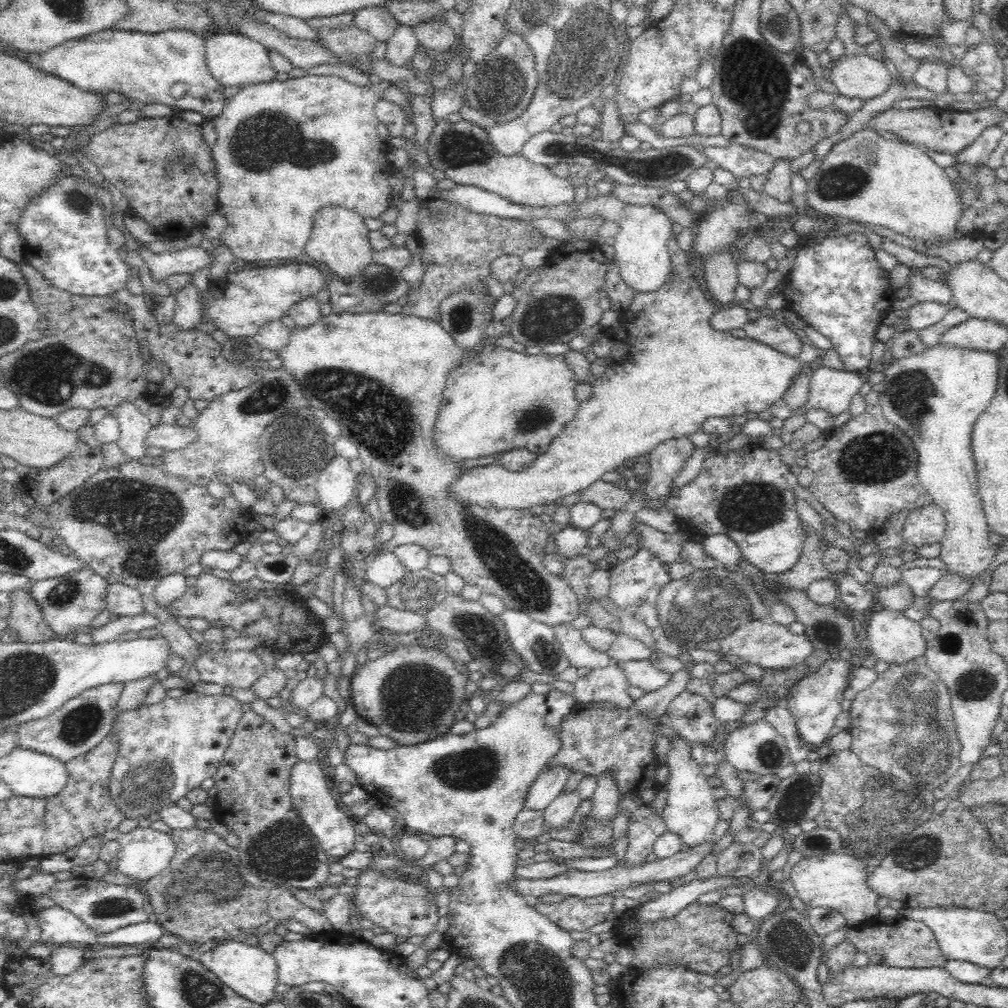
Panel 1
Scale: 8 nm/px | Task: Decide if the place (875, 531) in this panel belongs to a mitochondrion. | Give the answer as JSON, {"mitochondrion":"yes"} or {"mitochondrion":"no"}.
{"mitochondrion":"no"}

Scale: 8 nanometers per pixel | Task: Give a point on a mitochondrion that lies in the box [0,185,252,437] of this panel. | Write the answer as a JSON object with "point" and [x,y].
{"point":[51,376]}

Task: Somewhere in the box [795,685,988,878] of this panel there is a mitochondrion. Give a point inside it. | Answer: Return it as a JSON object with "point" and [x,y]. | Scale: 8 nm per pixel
{"point":[891,808]}

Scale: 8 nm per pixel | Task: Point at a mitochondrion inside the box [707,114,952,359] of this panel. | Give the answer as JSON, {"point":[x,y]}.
{"point":[842,181]}

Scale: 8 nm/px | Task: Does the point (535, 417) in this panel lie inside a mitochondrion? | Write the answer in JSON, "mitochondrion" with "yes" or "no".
{"mitochondrion":"yes"}

